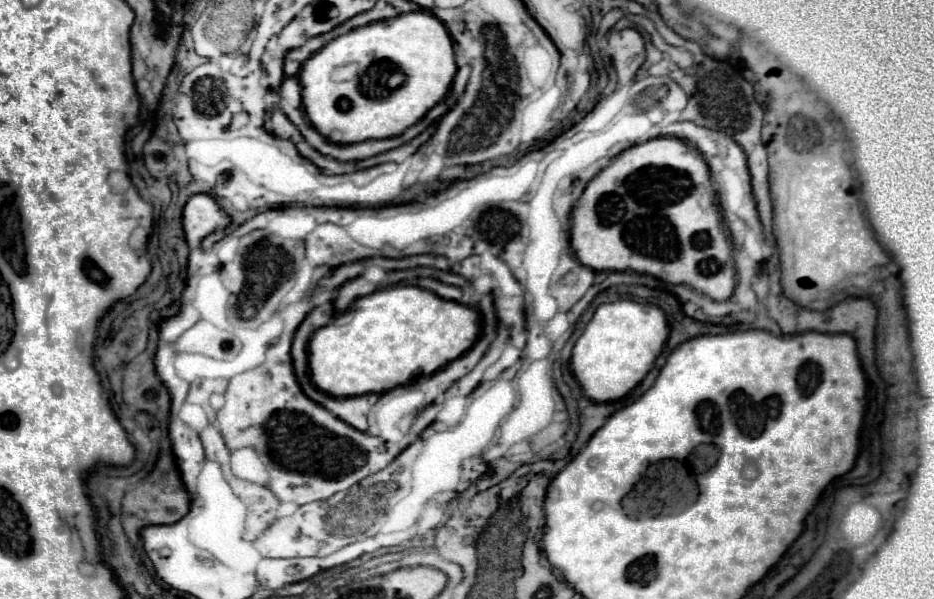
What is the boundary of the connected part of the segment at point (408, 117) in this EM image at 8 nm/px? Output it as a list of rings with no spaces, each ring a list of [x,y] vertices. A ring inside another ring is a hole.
[[[413,11],[395,19],[357,27],[333,39],[303,63],[299,81],[303,85],[303,105],[313,127],[331,143],[349,145],[401,135],[447,95],[455,73],[453,41],[445,25],[431,13]]]

